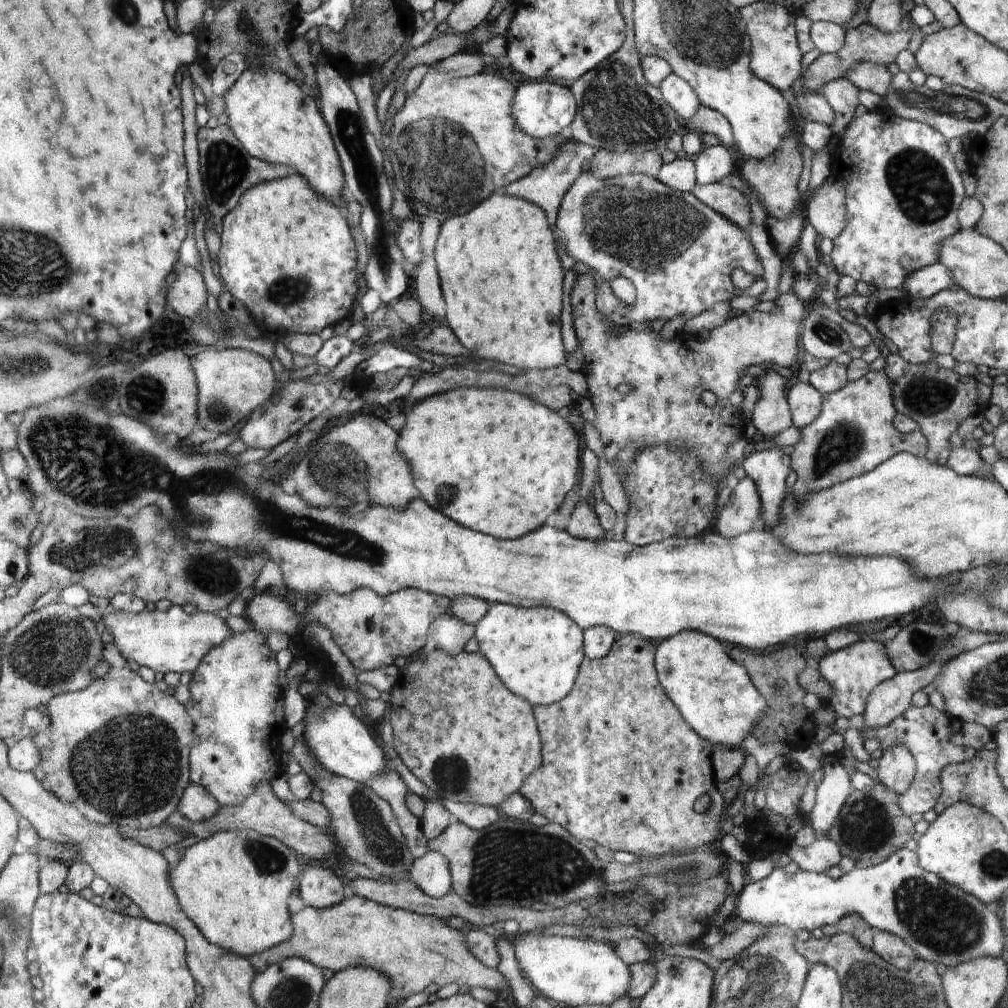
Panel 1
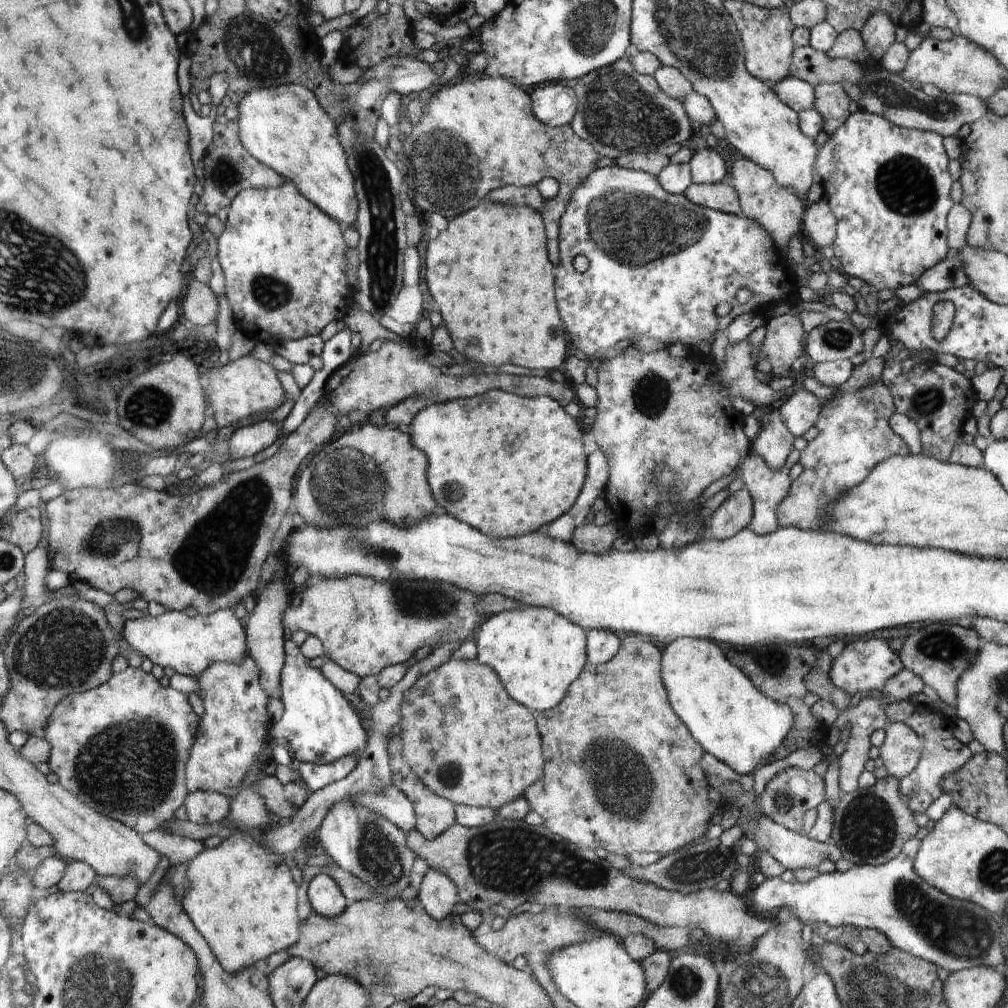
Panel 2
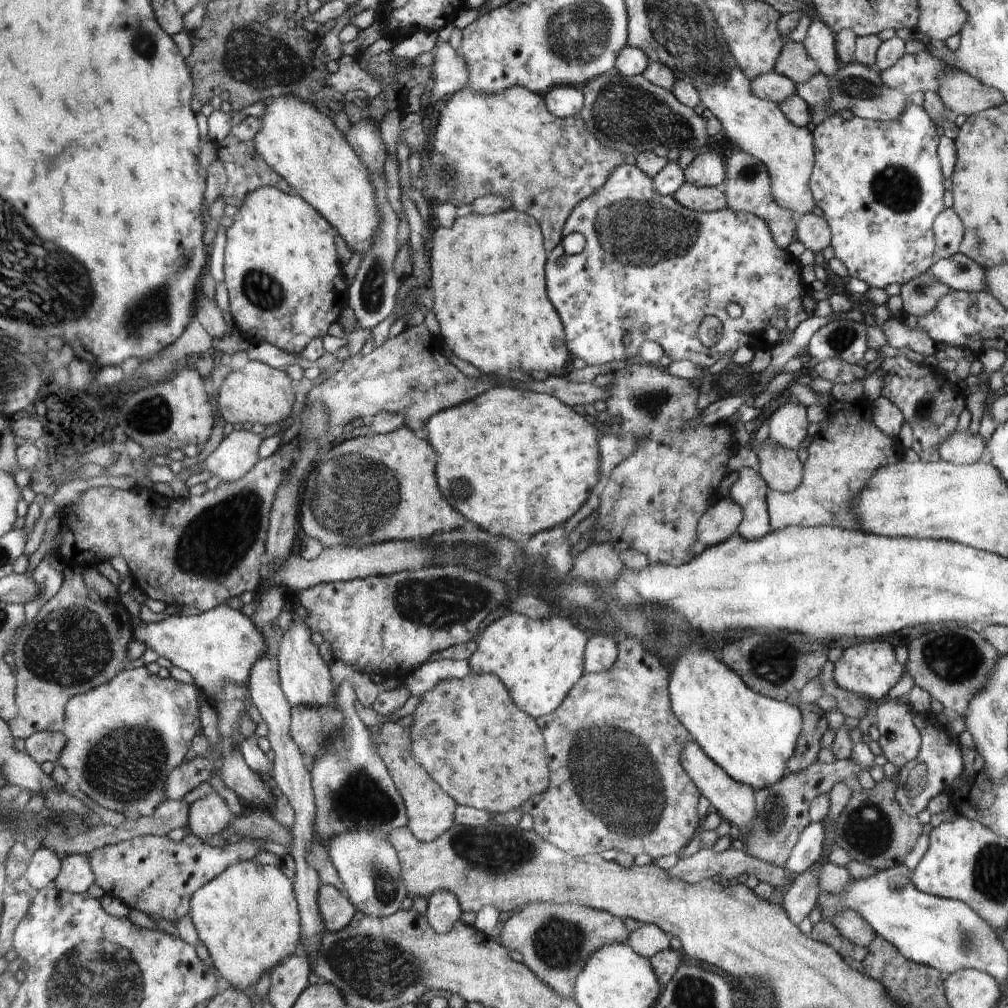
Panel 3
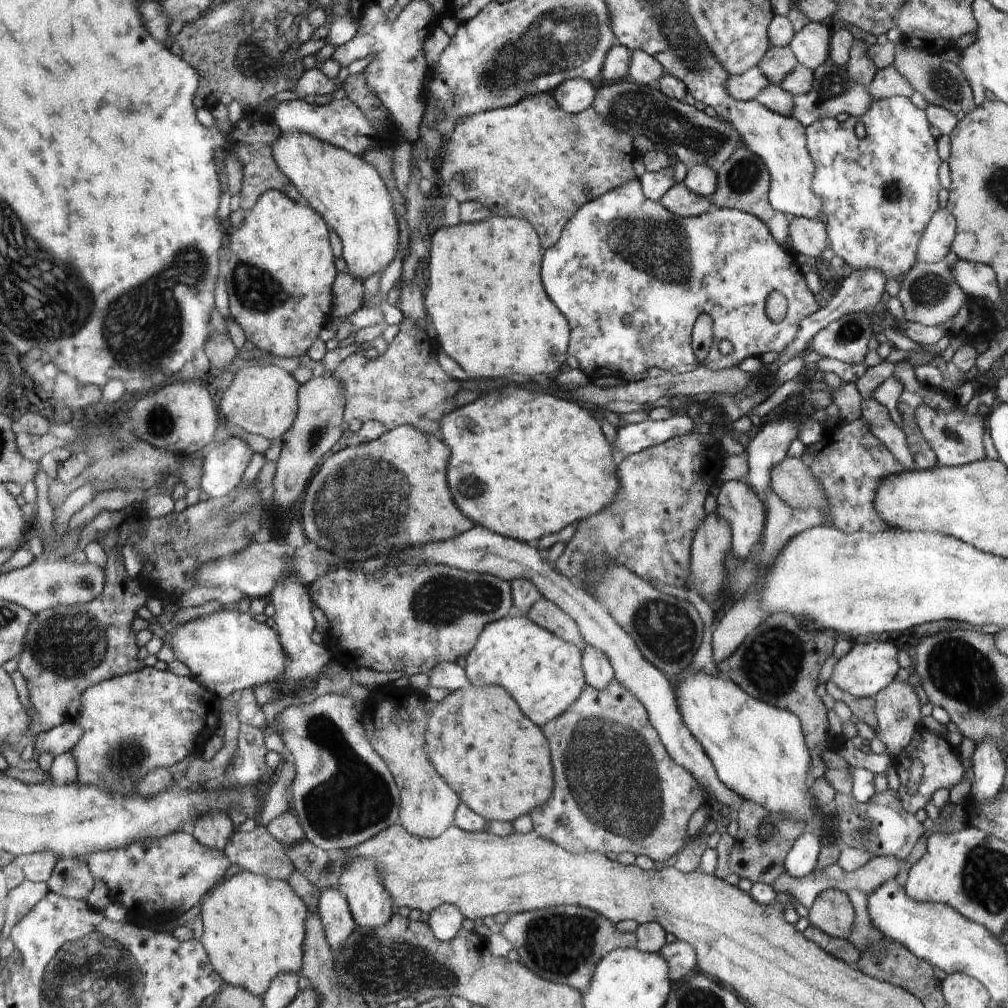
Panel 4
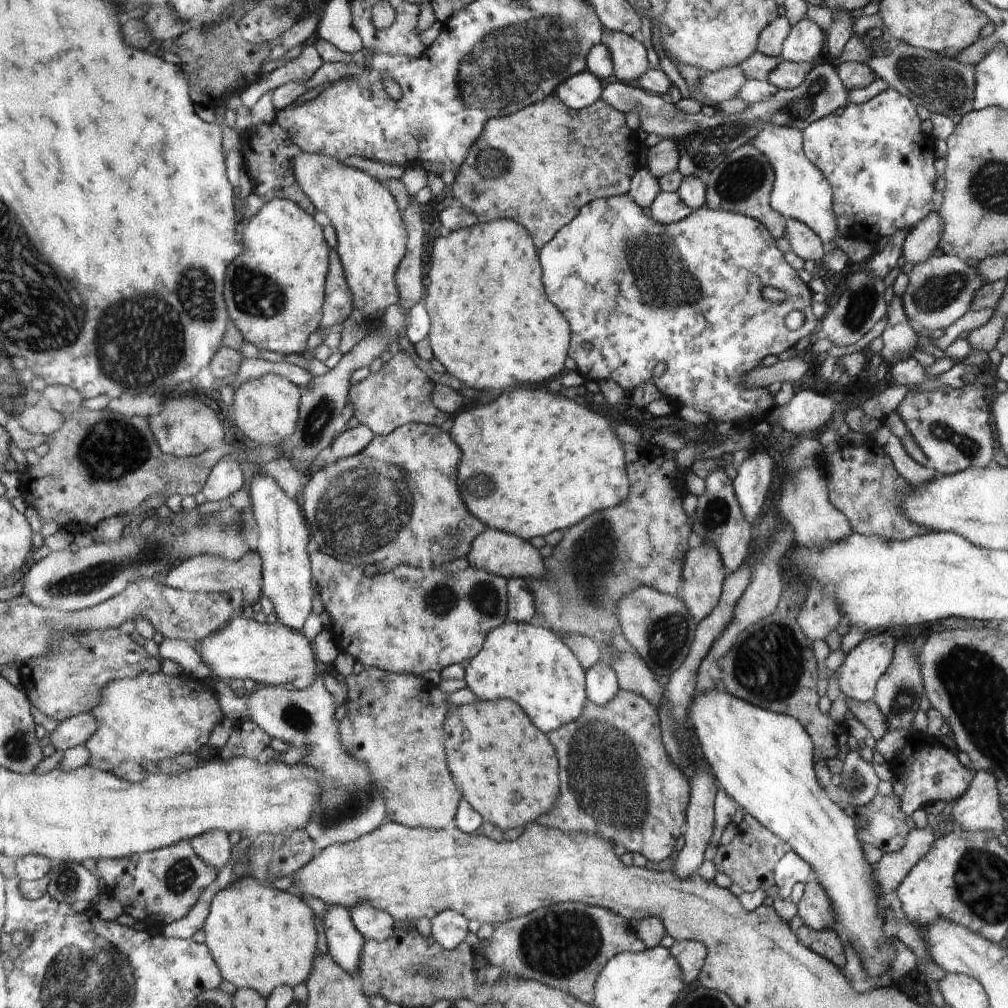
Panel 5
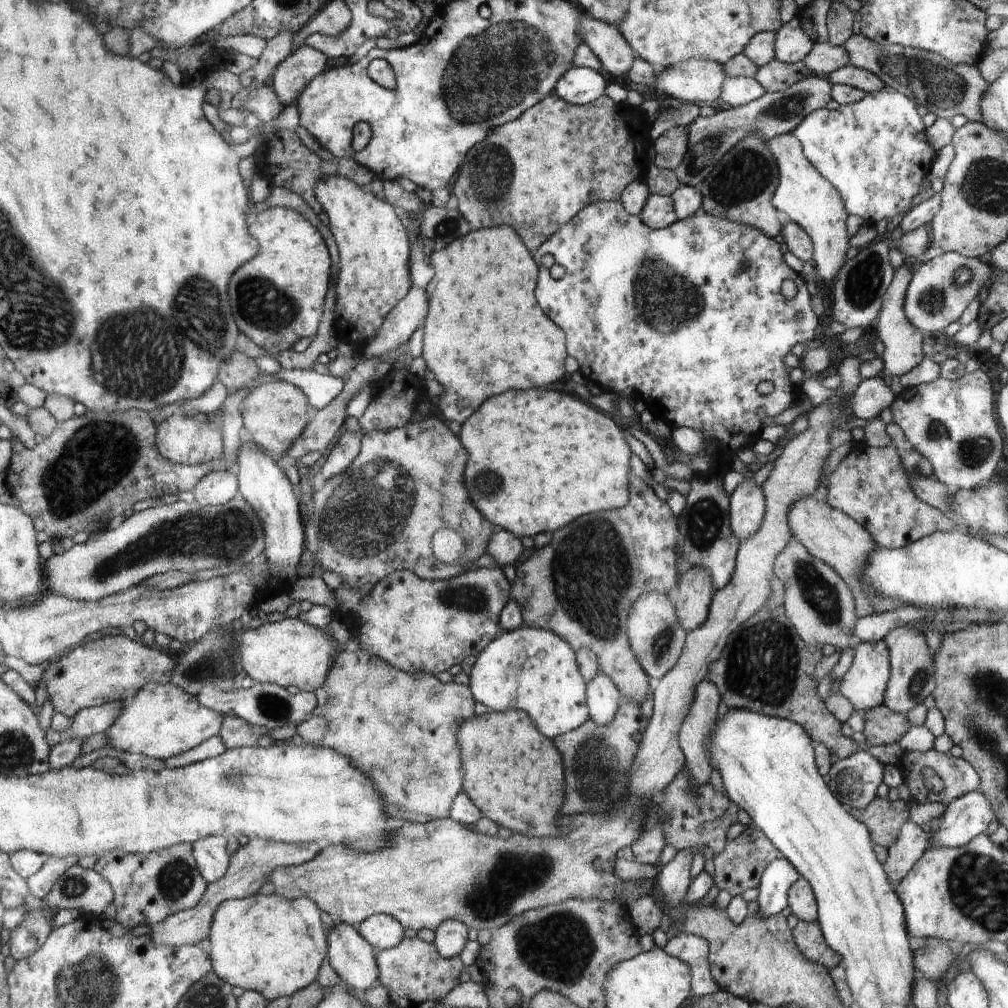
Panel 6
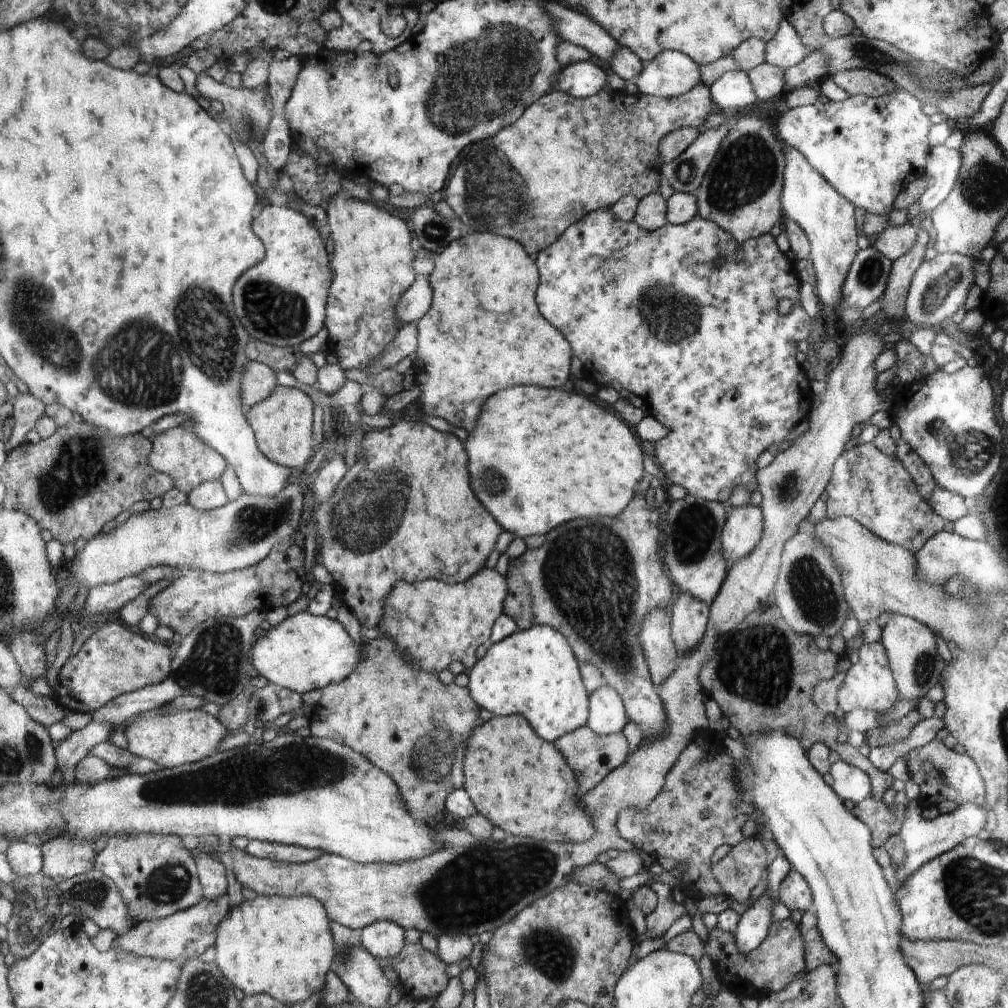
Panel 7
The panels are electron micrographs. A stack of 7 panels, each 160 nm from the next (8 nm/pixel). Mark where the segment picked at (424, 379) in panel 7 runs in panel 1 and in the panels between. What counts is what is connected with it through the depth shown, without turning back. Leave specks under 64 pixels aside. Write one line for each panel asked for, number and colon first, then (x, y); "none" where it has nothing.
1: (502, 281)
2: (489, 272)
3: (490, 299)
4: (486, 298)
5: (480, 316)
6: (483, 313)

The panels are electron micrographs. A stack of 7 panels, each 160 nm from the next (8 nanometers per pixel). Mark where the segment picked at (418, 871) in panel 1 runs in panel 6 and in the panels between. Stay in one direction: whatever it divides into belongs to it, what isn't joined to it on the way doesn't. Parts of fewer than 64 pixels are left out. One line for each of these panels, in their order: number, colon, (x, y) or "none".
2: (438, 894)
3: (443, 910)
4: (445, 921)
5: (449, 928)
6: (451, 936)

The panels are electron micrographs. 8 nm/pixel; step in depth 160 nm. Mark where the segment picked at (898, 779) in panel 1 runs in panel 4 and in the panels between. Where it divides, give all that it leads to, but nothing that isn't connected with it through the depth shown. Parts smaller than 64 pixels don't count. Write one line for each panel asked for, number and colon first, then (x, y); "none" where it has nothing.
2: (901, 751)
3: (900, 741)
4: (897, 707)

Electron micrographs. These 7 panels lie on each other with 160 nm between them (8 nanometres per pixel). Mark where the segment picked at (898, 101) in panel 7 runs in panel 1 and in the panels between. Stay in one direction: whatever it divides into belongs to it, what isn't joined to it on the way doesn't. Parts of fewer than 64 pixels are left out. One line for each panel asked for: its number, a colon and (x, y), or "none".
1: (903, 191)
2: (888, 186)
3: (879, 185)
4: (879, 192)
5: (880, 166)
6: (876, 153)

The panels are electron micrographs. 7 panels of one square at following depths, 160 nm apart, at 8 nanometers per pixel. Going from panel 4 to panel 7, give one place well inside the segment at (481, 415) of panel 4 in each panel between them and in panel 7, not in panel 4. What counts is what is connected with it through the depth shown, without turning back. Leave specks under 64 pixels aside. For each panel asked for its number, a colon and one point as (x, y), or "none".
5: (565, 462)
6: (539, 459)
7: (563, 447)

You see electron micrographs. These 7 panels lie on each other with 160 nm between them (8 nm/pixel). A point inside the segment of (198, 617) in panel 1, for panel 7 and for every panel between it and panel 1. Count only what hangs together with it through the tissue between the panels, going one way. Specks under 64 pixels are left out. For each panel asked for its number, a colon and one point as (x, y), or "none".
2: (189, 645)
3: (221, 644)
4: (225, 651)
5: (271, 654)
6: (291, 652)
7: (304, 652)

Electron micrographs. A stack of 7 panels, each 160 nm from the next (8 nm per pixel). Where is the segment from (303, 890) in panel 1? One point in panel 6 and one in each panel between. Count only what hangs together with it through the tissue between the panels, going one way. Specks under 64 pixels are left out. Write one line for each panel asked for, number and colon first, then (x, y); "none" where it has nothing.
2: (325, 895)
3: (337, 911)
4: (334, 909)
5: (345, 943)
6: (350, 954)

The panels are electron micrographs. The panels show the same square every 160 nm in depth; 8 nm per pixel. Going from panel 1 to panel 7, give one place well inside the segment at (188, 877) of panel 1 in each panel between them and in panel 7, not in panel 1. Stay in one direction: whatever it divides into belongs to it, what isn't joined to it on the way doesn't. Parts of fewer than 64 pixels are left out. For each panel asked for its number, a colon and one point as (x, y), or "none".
2: (241, 897)
3: (247, 917)
4: (253, 926)
5: (261, 938)
6: (269, 944)
7: (281, 946)

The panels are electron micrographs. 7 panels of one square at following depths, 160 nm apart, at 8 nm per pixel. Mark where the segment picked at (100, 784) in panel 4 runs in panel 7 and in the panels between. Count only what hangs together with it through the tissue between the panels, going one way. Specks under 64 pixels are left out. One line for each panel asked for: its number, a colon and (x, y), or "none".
5: (152, 717)
6: (160, 720)
7: (171, 738)

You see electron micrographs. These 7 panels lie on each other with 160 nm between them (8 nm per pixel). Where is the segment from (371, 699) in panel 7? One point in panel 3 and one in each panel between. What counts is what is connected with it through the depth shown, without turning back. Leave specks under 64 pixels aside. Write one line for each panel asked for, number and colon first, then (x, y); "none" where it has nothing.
3: (430, 811)
4: (394, 719)
5: (393, 721)
6: (400, 729)

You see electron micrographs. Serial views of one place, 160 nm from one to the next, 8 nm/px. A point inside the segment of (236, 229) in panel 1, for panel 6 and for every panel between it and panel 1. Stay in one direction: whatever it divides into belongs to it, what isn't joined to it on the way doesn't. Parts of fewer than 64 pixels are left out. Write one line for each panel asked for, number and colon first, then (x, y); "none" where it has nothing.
2: (284, 259)
3: (280, 267)
4: (281, 272)
5: (276, 287)
6: (278, 297)

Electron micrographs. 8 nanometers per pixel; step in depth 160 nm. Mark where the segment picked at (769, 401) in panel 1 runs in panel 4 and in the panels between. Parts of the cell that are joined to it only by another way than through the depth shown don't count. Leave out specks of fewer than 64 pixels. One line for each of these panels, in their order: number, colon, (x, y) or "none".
2: (774, 442)
3: (779, 466)
4: (791, 480)

